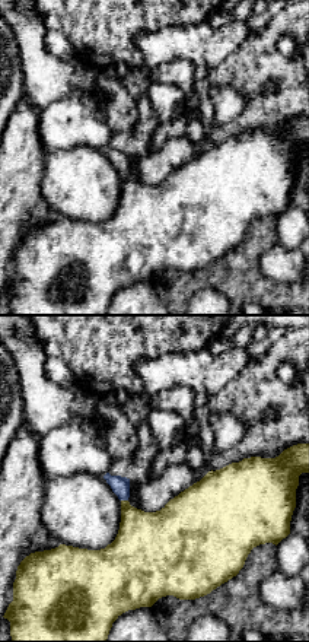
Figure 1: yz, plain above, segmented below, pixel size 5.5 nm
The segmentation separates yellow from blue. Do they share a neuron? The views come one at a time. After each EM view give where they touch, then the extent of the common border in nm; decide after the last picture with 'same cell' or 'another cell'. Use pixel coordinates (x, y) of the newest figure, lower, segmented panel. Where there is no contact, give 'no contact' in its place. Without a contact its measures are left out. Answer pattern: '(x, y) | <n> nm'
(124, 501) | 40 nm

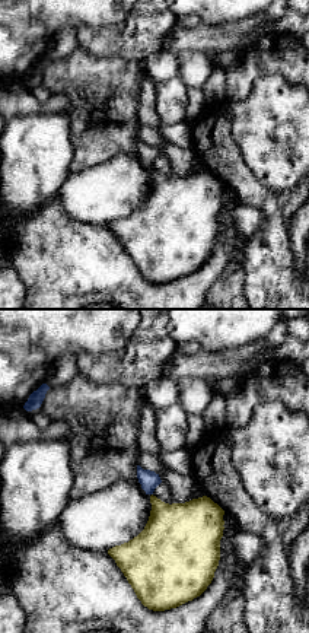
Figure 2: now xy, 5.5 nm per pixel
no contact

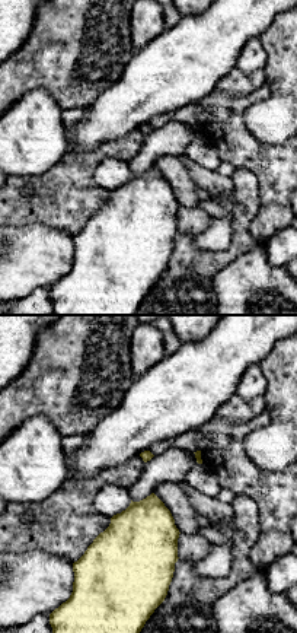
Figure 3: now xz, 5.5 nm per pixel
no contact

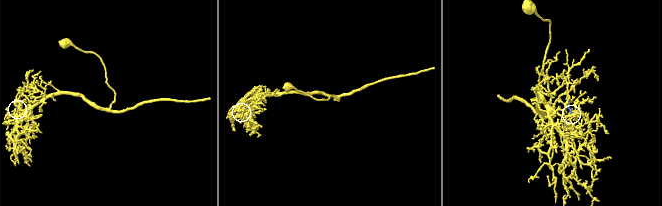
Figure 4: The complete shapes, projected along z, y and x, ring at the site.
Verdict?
same cell

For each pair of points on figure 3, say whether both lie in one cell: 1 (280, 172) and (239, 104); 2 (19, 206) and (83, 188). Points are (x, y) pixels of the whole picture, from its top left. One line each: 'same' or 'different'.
1: same
2: same

